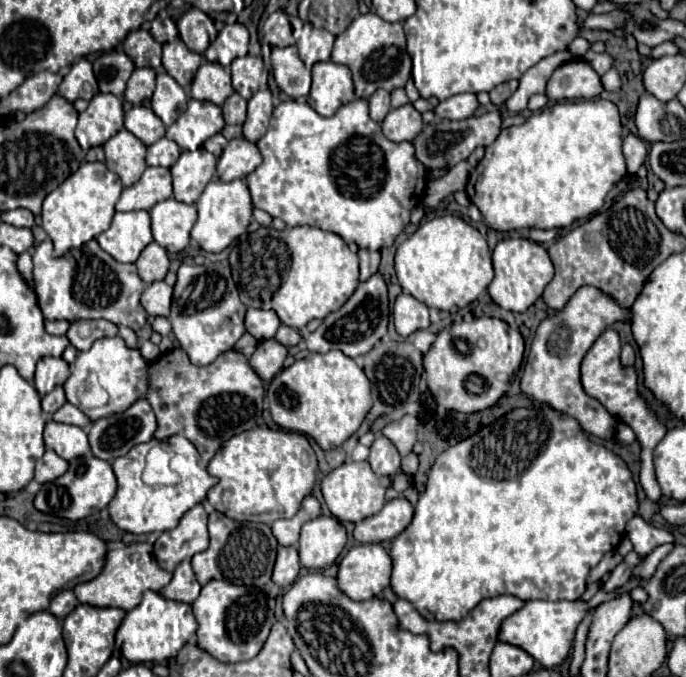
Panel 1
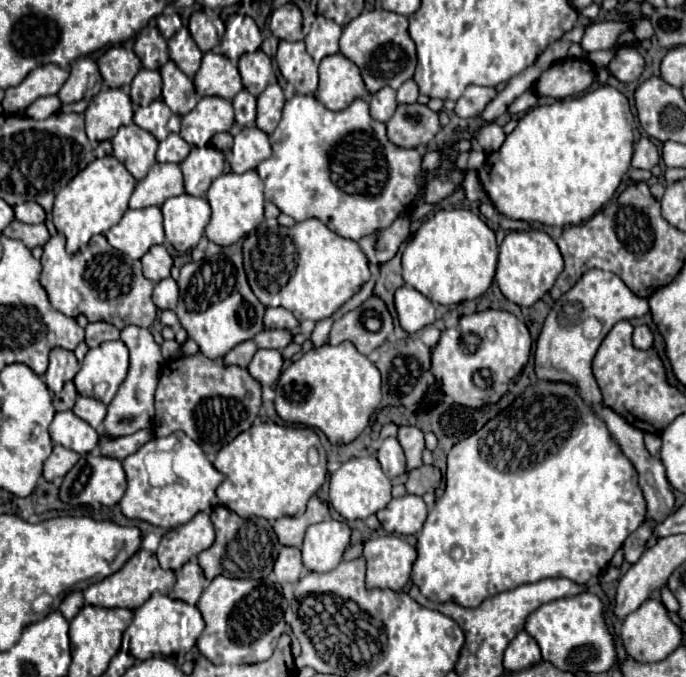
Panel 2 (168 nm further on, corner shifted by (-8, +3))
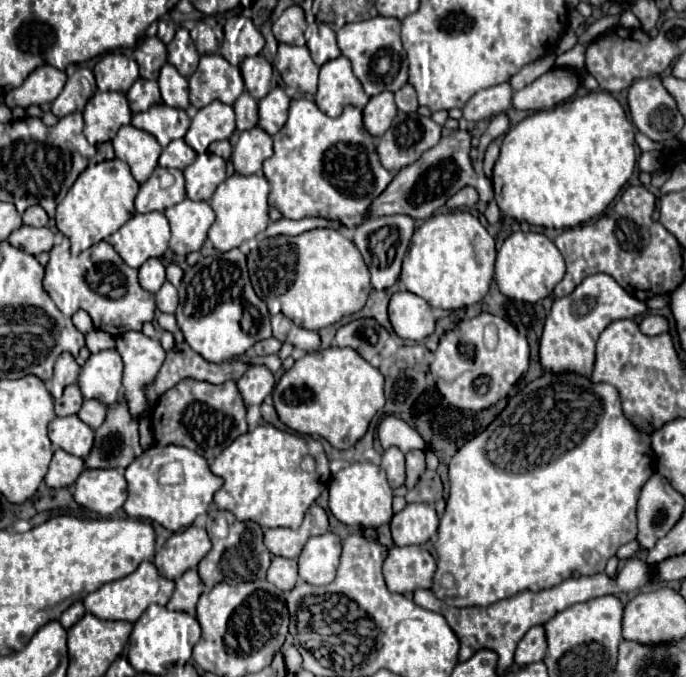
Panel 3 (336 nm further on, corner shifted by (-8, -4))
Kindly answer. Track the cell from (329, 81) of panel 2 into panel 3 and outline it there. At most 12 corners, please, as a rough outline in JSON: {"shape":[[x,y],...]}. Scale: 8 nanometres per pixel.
{"shape":[[347,57],[319,73],[317,107],[339,117],[347,105],[363,109],[369,97]]}

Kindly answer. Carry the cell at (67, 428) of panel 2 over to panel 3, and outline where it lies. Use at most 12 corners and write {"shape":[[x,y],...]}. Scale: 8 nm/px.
{"shape":[[77,415],[55,417],[49,439],[85,459],[93,431]]}

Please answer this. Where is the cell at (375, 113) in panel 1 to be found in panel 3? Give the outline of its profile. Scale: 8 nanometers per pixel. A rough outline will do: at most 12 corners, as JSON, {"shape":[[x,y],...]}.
{"shape":[[391,91],[369,99],[363,109],[367,131],[381,137],[397,115]]}

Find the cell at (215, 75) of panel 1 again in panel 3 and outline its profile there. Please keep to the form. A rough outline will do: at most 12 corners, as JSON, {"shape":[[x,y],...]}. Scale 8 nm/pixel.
{"shape":[[203,55],[189,77],[197,109],[233,105],[243,91],[239,67]]}

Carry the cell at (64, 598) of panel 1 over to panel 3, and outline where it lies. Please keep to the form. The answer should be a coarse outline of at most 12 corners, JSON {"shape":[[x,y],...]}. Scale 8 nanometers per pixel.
{"shape":[[81,601],[63,611],[59,623],[65,629],[73,627],[83,615]]}

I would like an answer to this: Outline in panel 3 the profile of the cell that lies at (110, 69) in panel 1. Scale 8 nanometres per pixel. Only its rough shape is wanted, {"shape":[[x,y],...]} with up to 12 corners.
{"shape":[[107,53],[93,67],[99,91],[127,93],[135,59]]}

